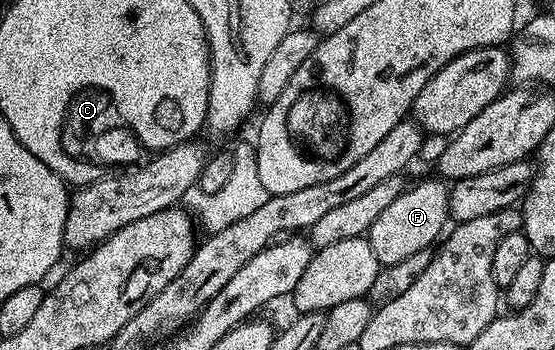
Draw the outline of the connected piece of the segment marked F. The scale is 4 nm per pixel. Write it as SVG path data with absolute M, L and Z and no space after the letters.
M434 178L418 182L415 186L414 183L407 185L406 191L396 196L396 200L392 200L392 204L388 204L372 224L368 237L379 267L396 264L416 252L429 250L443 237L450 218L450 186Z

